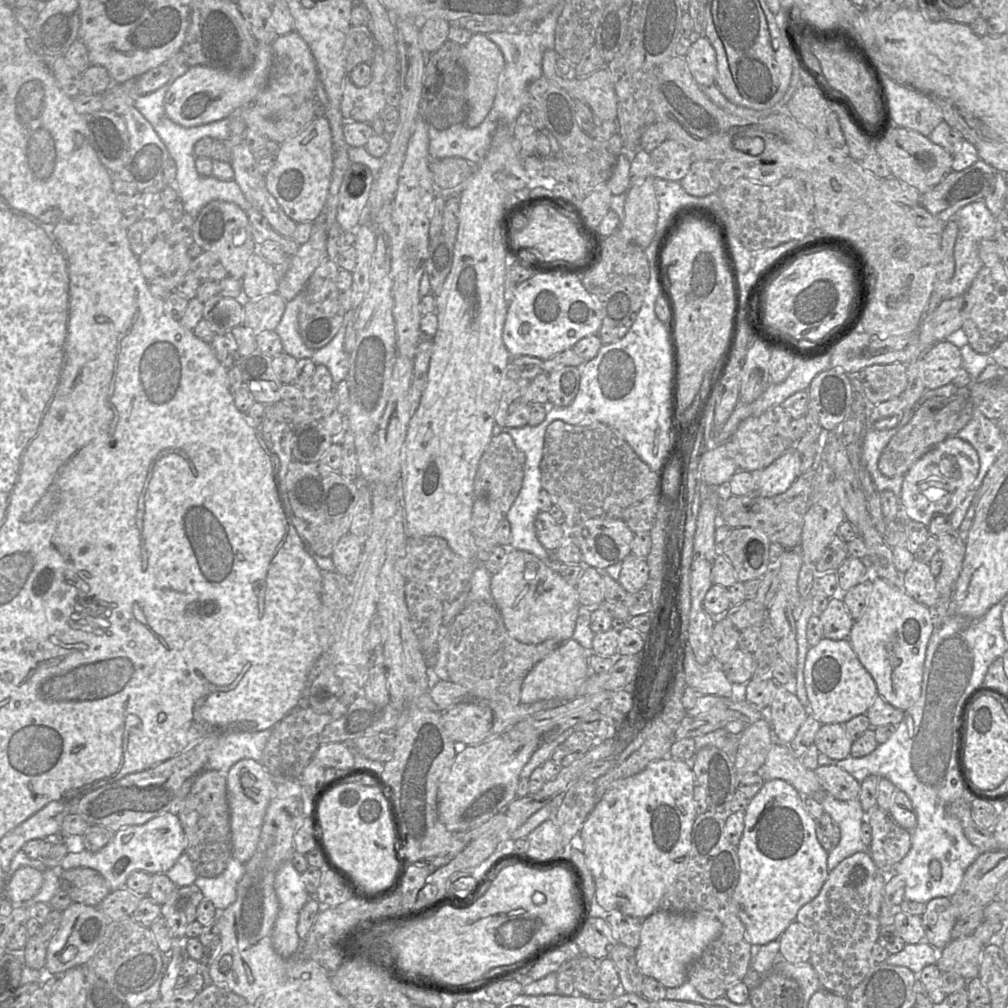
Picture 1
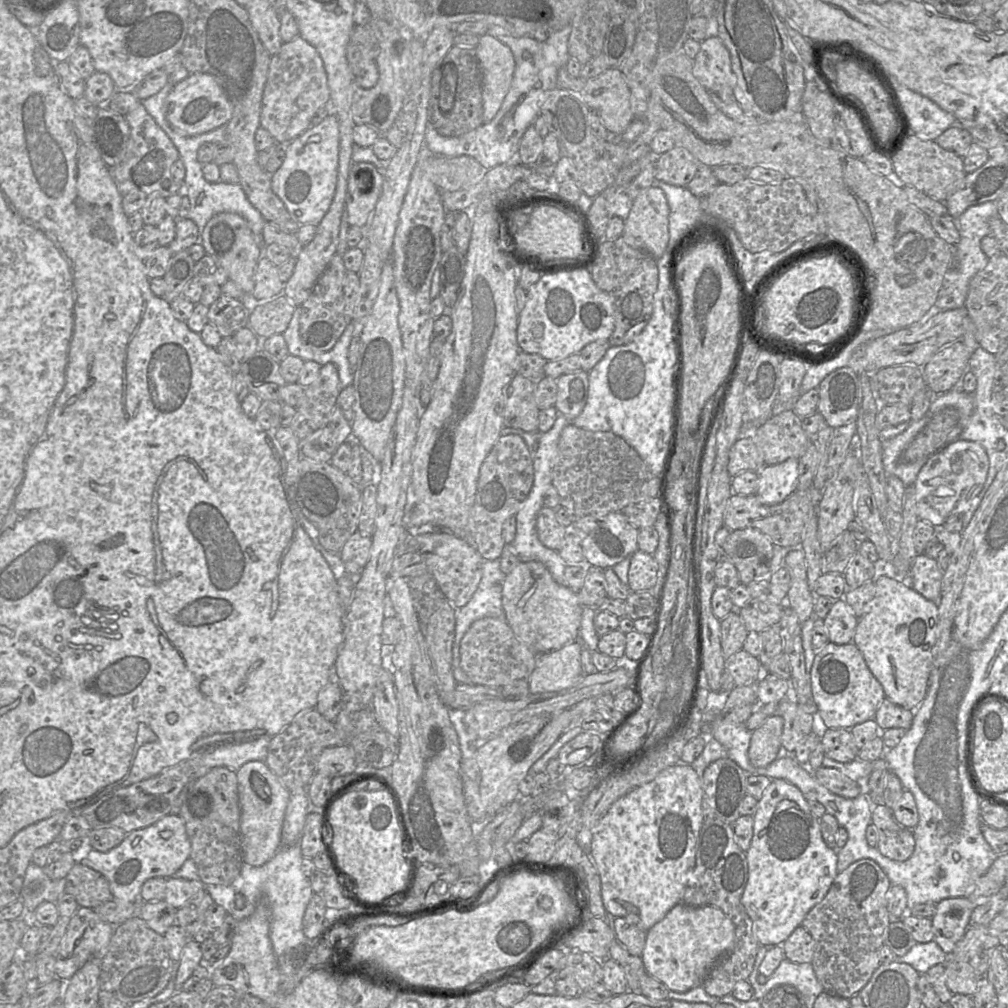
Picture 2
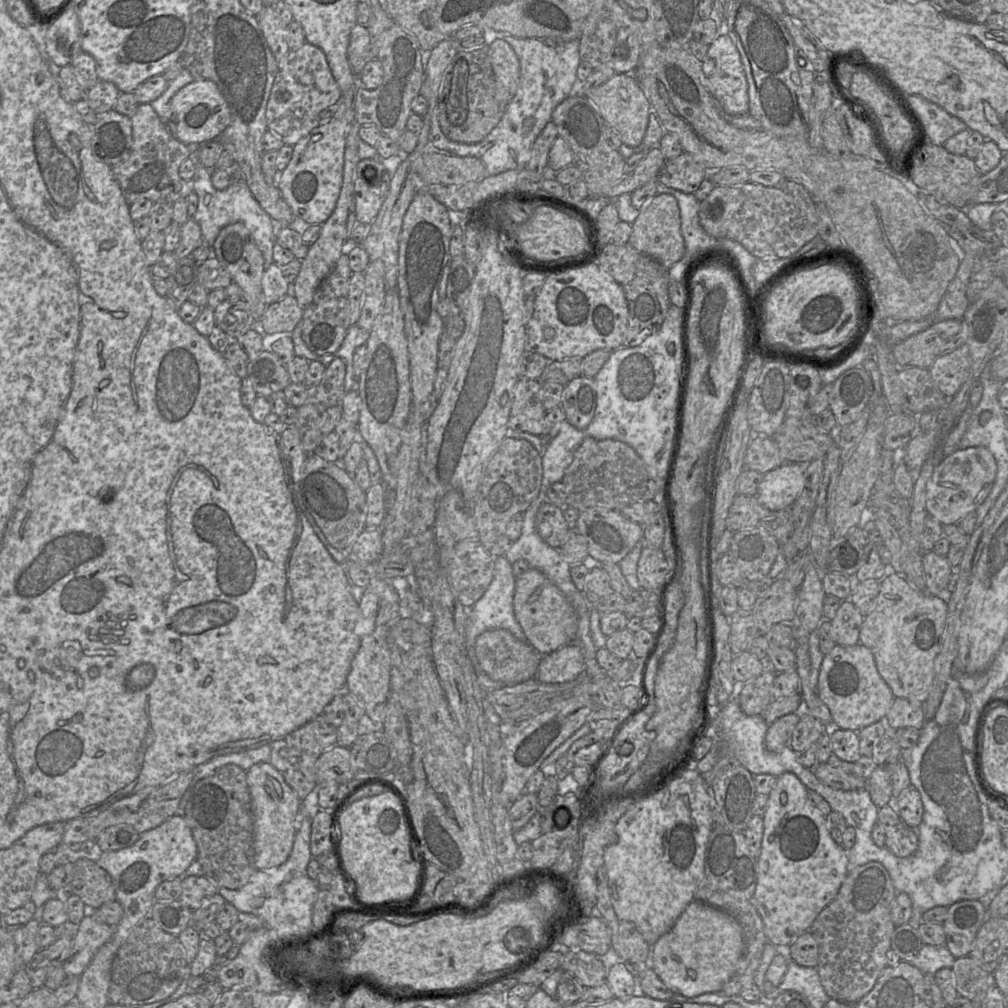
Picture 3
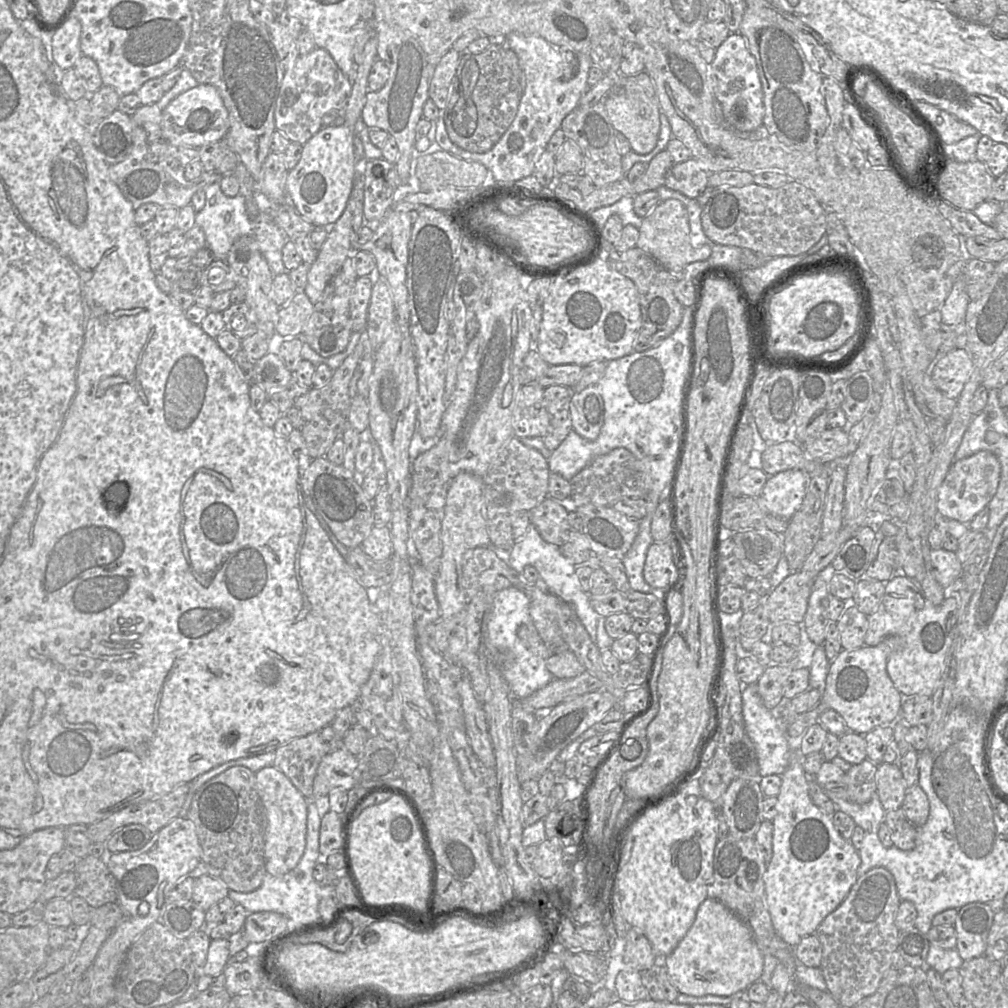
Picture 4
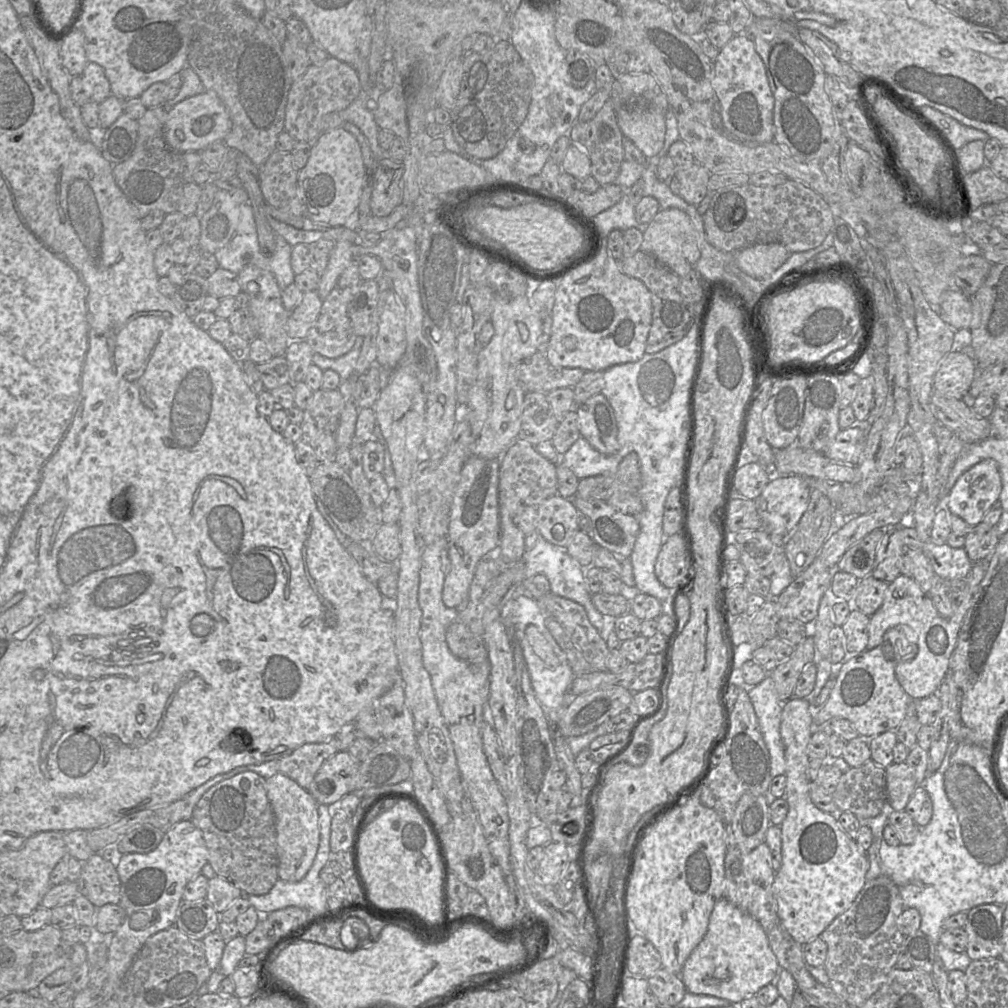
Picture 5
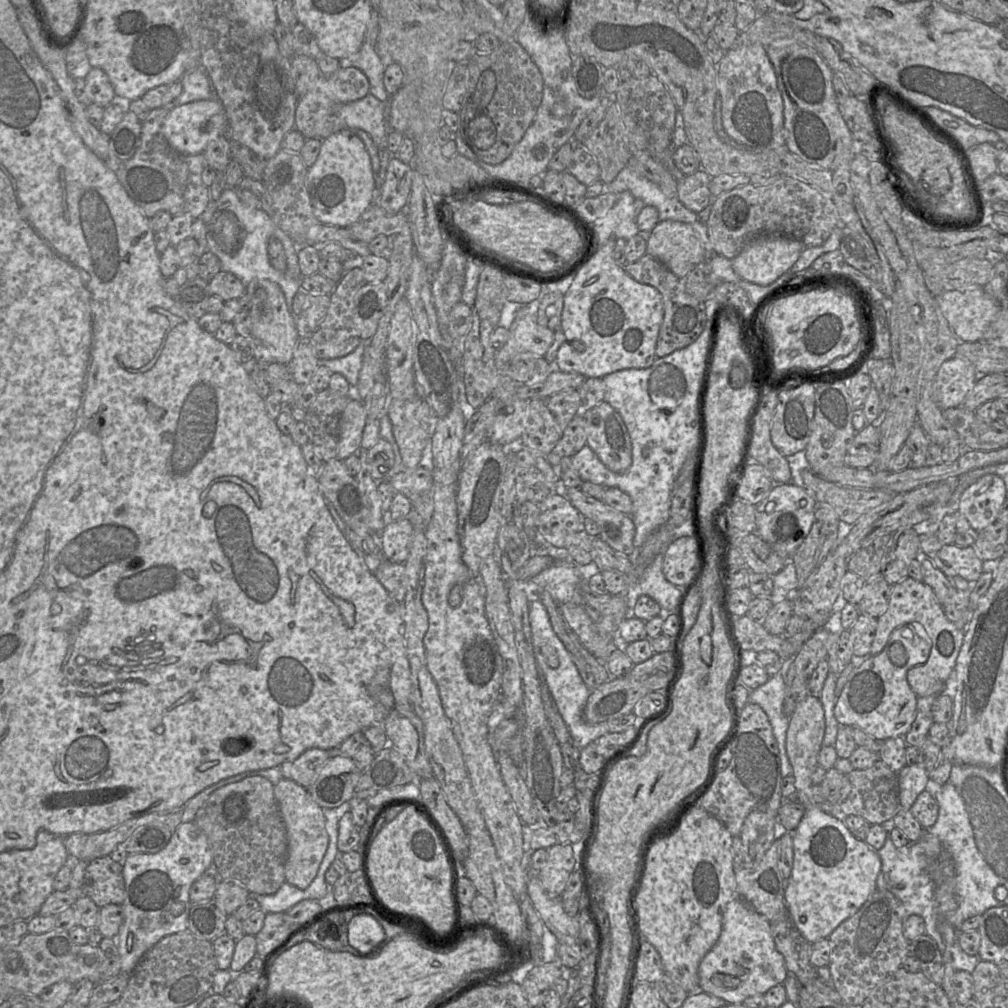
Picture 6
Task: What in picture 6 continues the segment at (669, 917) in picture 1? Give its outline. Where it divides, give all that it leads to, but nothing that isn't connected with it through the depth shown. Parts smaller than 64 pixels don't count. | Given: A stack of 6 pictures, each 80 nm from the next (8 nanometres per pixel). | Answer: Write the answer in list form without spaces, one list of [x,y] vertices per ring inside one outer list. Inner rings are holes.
[[[741,897],[731,900],[724,910],[721,934],[701,960],[699,986],[707,994],[741,1004],[754,995],[764,995],[770,988],[783,984],[788,976],[783,956],[777,951],[770,924],[747,905]]]

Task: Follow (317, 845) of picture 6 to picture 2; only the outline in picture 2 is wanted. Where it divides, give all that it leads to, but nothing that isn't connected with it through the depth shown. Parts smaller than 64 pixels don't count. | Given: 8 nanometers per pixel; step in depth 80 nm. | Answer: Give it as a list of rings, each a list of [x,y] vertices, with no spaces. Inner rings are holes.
[[[249,761],[236,772],[241,809],[243,861],[253,867],[266,864],[281,848],[281,831],[291,796],[264,761]]]

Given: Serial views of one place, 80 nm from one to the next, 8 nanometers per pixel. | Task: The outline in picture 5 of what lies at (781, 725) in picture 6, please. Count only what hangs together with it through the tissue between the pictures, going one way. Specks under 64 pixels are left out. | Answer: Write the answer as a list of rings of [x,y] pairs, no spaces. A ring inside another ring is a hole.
[[[767,676],[752,687],[748,697],[757,716],[760,732],[770,756],[770,774],[773,777],[785,775],[785,749],[781,738],[780,725],[783,703],[780,702],[774,682]]]

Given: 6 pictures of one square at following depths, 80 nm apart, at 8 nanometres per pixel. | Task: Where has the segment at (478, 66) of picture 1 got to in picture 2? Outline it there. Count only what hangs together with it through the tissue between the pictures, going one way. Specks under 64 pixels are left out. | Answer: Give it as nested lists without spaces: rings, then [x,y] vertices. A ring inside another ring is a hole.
[[[488,34],[479,37],[475,52],[482,72],[483,122],[491,121],[499,111],[513,80],[515,59],[511,49]]]

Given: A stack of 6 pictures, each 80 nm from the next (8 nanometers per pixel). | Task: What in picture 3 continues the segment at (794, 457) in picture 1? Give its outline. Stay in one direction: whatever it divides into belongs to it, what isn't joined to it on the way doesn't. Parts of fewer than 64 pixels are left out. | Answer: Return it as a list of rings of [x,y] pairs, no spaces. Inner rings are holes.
[[[783,463],[765,473],[756,494],[758,501],[772,511],[790,509],[804,488],[805,465]]]

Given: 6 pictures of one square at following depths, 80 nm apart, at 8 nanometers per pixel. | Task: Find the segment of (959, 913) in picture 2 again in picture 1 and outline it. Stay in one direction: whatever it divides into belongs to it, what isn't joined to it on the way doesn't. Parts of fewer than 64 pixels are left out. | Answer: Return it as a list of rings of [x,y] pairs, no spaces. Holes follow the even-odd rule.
[[[939,897],[926,903],[921,915],[925,941],[936,949],[943,949],[951,940],[951,931],[957,921],[950,899]]]

